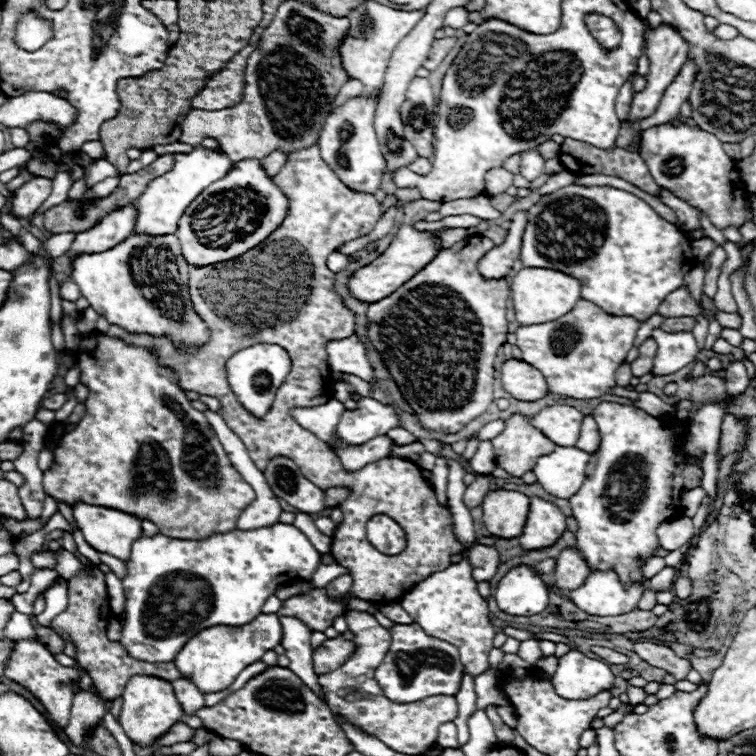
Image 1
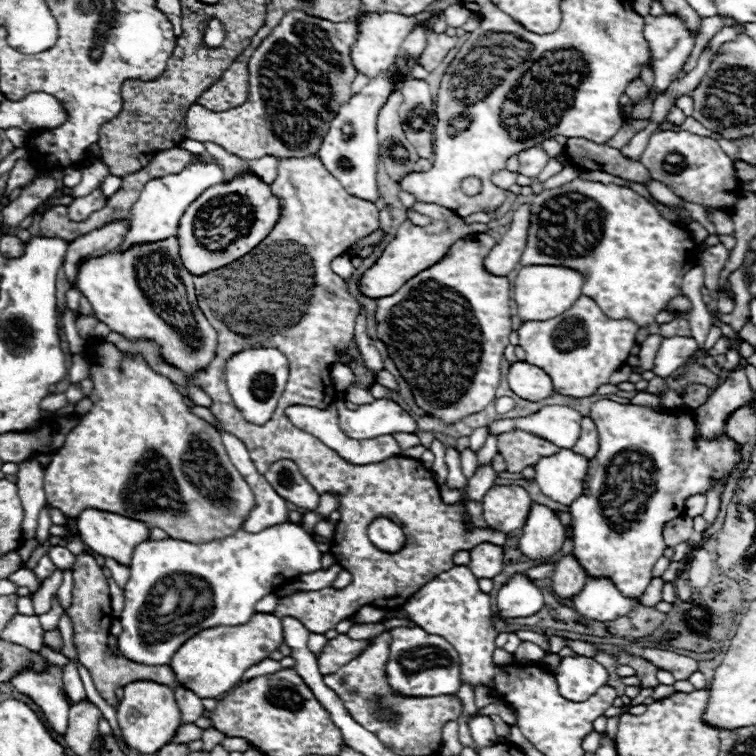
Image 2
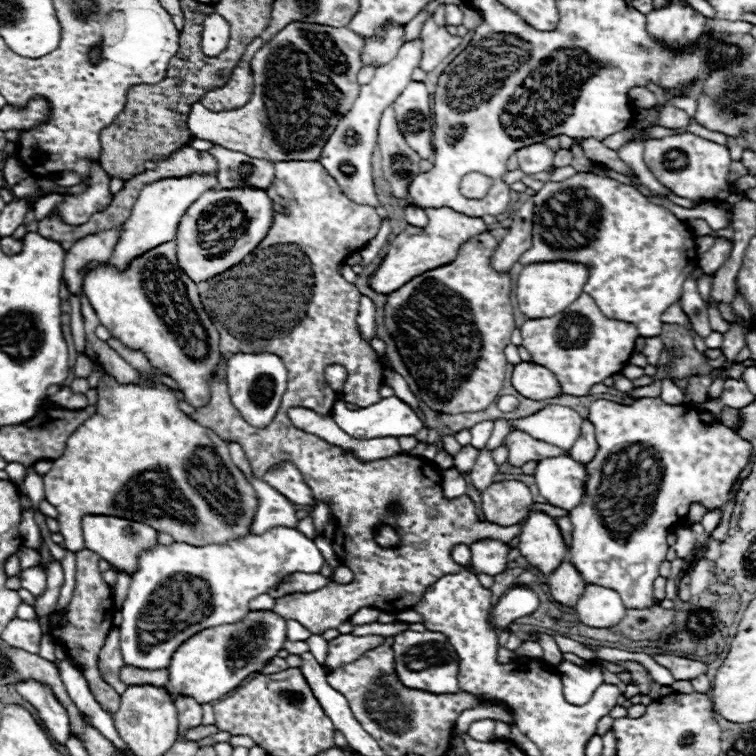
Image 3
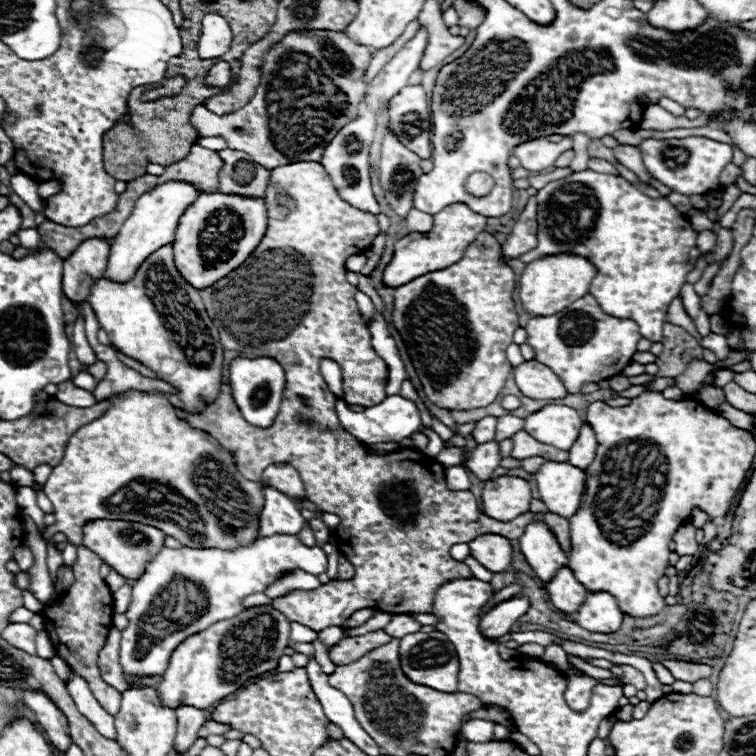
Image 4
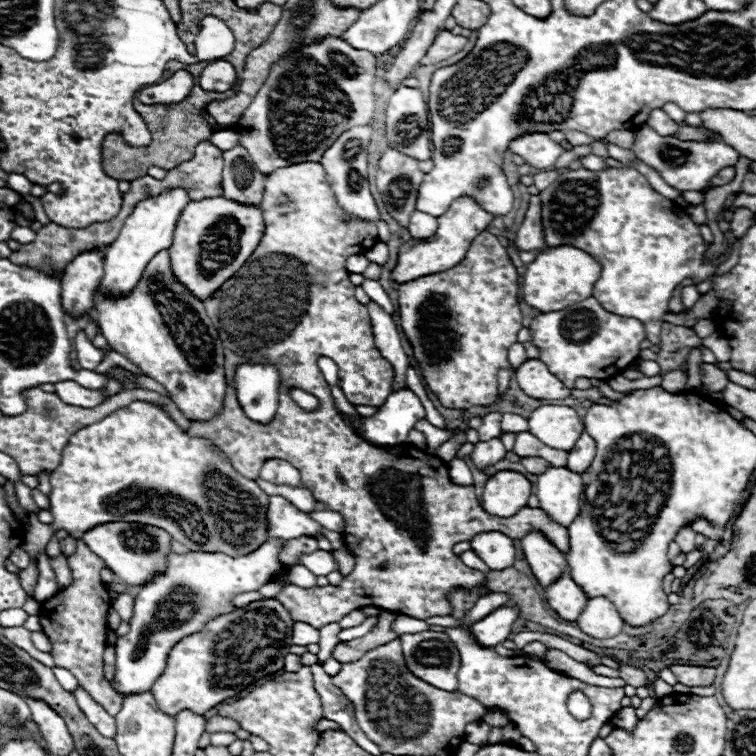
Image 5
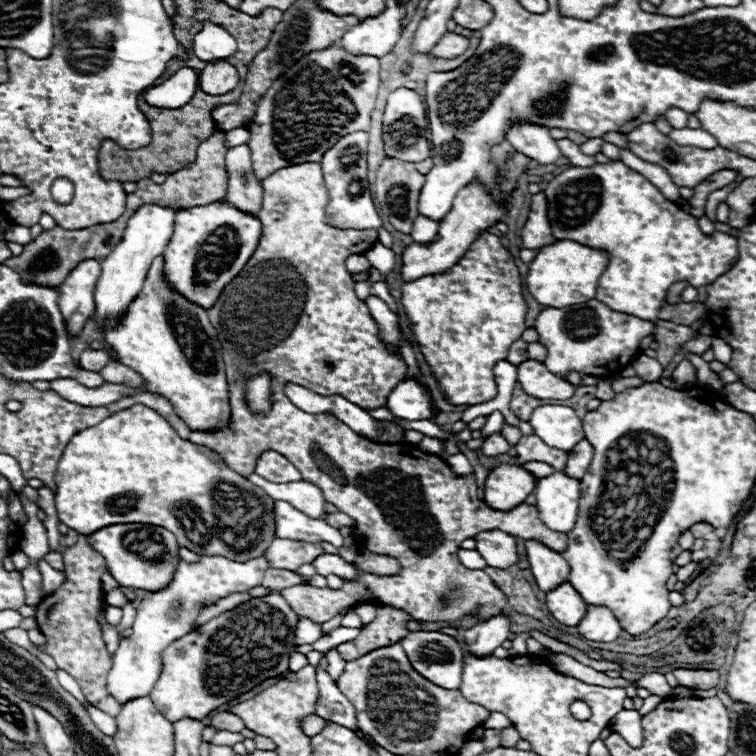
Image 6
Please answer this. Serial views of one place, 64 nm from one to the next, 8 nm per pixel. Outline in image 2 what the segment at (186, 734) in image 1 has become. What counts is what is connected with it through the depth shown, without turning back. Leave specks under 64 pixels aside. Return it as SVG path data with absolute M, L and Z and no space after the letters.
M184 724L184 726L180 726L178 728L178 732L176 732L176 738L172 740L172 742L180 742L180 744L186 744L186 742L194 742L194 740L200 740L202 738L202 734L204 734L204 730L202 728L198 728L196 724Z

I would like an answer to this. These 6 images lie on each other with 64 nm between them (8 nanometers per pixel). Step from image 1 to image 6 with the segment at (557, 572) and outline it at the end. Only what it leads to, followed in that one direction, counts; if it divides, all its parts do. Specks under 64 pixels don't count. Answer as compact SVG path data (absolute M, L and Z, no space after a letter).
M568 582L546 594L546 608L552 618L564 626L578 626L588 612L586 602Z

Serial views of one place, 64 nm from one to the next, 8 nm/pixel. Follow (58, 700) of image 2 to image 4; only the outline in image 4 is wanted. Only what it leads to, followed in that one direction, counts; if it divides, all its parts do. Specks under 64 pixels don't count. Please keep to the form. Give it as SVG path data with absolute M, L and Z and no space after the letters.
M32 690L22 692L22 700L30 706L30 710L36 716L36 722L44 728L46 740L60 752L66 752L72 744L72 738L68 734L68 720L64 714L48 700L44 694L36 694Z

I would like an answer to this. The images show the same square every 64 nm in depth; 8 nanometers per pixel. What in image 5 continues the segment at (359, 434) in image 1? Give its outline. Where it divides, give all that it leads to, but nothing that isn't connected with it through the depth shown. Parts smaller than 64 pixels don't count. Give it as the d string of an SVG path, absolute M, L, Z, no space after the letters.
M402 388L388 396L376 416L366 418L364 432L358 434L376 446L398 446L406 442L408 432L424 416L420 398L410 388Z

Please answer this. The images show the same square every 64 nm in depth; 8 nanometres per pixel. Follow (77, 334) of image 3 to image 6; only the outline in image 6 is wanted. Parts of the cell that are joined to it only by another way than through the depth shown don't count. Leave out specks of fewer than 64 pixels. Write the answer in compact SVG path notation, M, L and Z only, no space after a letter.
M88 348L80 354L80 366L90 370L90 372L100 372L108 362L110 362L110 358L102 350L90 350Z

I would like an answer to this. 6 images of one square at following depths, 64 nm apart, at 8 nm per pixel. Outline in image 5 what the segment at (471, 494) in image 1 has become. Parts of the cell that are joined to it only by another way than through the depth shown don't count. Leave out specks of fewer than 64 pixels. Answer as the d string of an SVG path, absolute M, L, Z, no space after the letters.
M492 438L492 440L476 444L476 448L472 452L472 462L478 468L484 468L488 464L494 464L494 462L502 460L504 456L506 456L506 448L504 448L502 440L500 438Z

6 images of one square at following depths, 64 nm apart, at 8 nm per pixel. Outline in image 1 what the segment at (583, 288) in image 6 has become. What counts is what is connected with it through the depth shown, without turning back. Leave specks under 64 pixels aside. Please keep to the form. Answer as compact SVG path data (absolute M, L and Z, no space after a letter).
M522 268L516 274L510 290L512 290L512 302L514 302L516 320L522 326L556 320L556 318L564 316L568 310L572 310L572 306L580 300L580 282L574 276L564 274L560 270Z

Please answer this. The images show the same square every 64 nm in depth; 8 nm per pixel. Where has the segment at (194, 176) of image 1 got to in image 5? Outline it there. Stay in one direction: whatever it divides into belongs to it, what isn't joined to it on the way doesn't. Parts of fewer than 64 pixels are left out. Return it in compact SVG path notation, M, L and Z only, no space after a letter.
M178 188L178 190L172 190L168 194L146 198L146 200L142 200L134 208L130 218L124 222L124 228L122 228L120 236L106 250L106 256L104 256L104 276L102 276L102 282L98 286L102 294L126 296L126 294L130 294L138 286L140 276L142 276L144 268L148 266L148 262L160 250L170 248L172 236L174 236L174 228L176 228L176 220L178 220L180 212L184 210L184 206L188 202L190 200L188 200L186 192Z

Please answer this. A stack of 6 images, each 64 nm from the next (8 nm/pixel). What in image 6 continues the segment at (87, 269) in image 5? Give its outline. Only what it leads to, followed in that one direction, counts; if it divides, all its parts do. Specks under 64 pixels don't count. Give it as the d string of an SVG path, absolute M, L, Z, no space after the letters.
M84 260L60 286L58 308L64 316L66 332L80 336L86 320L94 314L94 288L100 276L100 262Z

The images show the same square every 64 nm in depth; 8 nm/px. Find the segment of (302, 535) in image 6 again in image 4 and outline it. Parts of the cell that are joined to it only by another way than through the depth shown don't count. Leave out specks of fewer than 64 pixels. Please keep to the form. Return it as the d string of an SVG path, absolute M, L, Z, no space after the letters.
M264 488L264 510L260 516L260 536L272 534L300 534L308 520L300 508L282 492Z

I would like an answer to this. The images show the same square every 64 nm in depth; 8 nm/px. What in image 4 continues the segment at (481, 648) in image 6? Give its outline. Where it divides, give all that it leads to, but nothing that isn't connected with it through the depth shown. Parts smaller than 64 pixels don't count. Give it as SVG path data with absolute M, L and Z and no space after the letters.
M512 598L506 602L500 602L498 606L494 606L490 612L486 612L480 618L480 632L490 638L490 640L498 640L500 636L510 632L510 626L522 616L526 614L530 602L528 598Z

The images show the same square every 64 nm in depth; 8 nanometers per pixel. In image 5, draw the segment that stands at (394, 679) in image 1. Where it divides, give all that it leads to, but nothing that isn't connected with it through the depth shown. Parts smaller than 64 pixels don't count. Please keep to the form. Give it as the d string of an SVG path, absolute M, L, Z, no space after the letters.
M432 630L418 632L418 634L402 634L400 642L402 642L402 652L404 652L404 658L406 658L406 666L412 674L416 674L424 682L428 682L428 684L432 684L440 690L448 690L448 692L458 690L460 652L458 652L456 644L448 638L448 634L432 632Z

